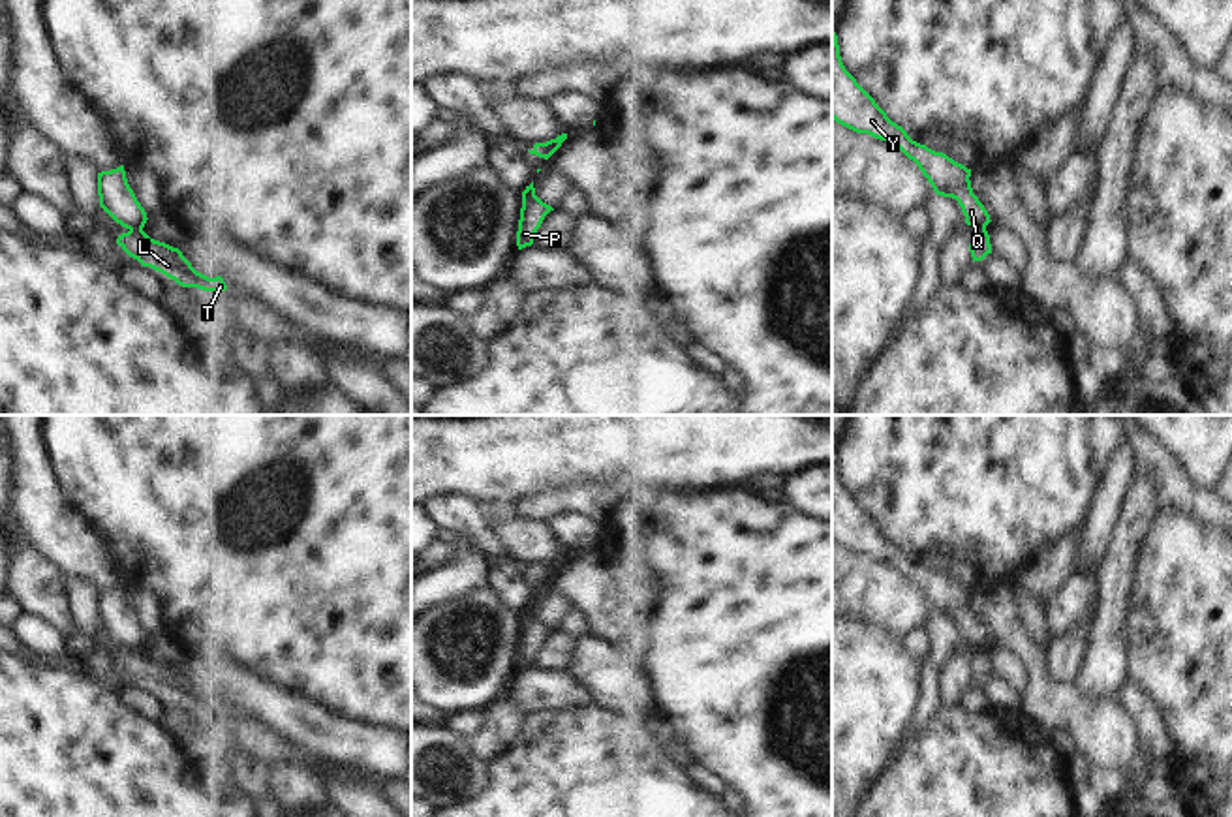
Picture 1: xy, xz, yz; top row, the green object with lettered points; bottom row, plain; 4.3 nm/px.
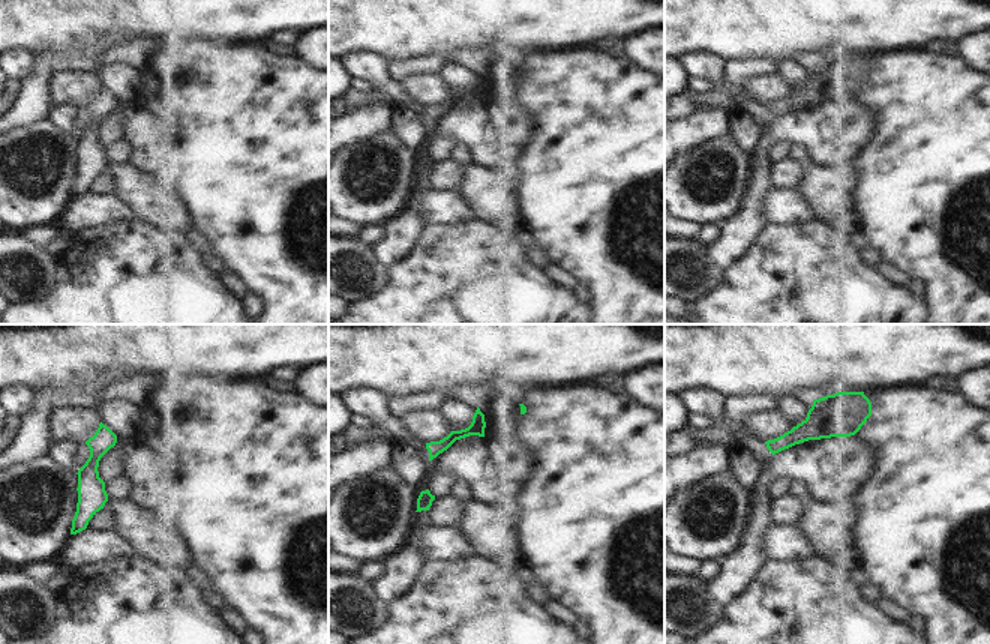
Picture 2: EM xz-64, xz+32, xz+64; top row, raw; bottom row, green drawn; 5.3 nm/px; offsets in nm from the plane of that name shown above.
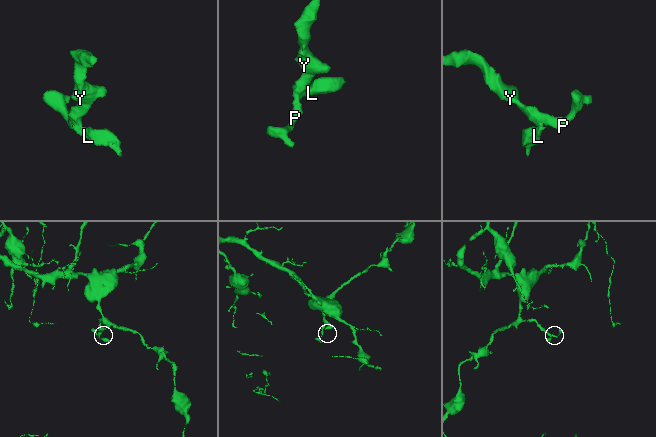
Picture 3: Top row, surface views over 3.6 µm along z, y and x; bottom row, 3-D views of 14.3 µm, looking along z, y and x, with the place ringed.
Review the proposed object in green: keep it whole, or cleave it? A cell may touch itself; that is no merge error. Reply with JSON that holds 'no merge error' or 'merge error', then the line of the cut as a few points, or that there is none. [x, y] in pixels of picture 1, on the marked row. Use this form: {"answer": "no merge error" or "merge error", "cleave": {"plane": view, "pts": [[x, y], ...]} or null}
{"answer": "merge error", "cleave": {"plane": "xy", "pts": [[141, 226], [130, 230]]}}

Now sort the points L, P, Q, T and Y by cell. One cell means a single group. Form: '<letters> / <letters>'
L T / P Q Y

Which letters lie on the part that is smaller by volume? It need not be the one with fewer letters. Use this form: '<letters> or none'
L, T

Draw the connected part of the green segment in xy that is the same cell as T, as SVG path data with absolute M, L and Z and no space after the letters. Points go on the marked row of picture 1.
M143 227L118 235L116 244L143 267L150 267L182 287L197 287L203 291L225 291L222 276L208 278L197 272L178 248L150 239Z

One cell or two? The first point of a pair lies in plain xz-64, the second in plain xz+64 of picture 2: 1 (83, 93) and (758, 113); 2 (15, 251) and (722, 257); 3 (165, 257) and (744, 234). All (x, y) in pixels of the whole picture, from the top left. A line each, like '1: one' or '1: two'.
1: two
2: two
3: two

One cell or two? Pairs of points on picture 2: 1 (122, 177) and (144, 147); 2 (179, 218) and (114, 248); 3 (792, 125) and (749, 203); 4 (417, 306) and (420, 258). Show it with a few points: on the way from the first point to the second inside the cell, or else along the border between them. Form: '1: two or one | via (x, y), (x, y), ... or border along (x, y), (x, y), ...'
1: two | border along (128, 162), (156, 176)
2: two | border along (134, 216), (161, 228), (180, 230), (194, 236)
3: one | via (771, 137), (759, 155), (758, 182)
4: one | via (420, 294), (420, 270)

